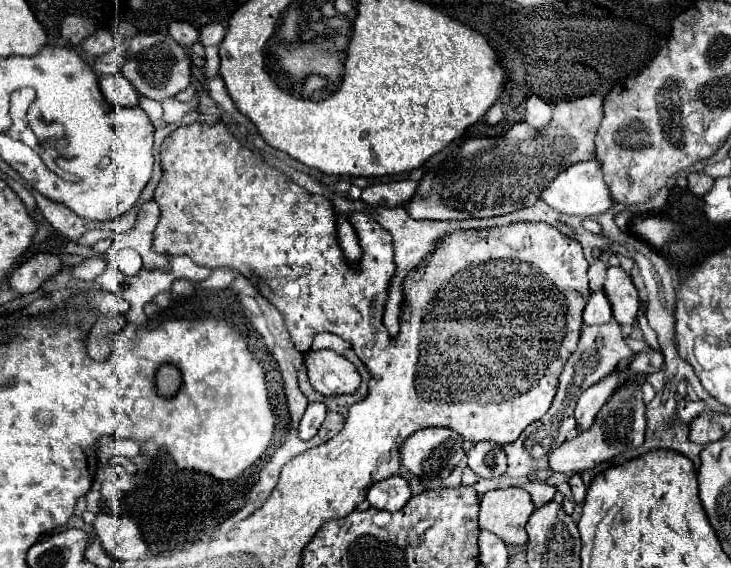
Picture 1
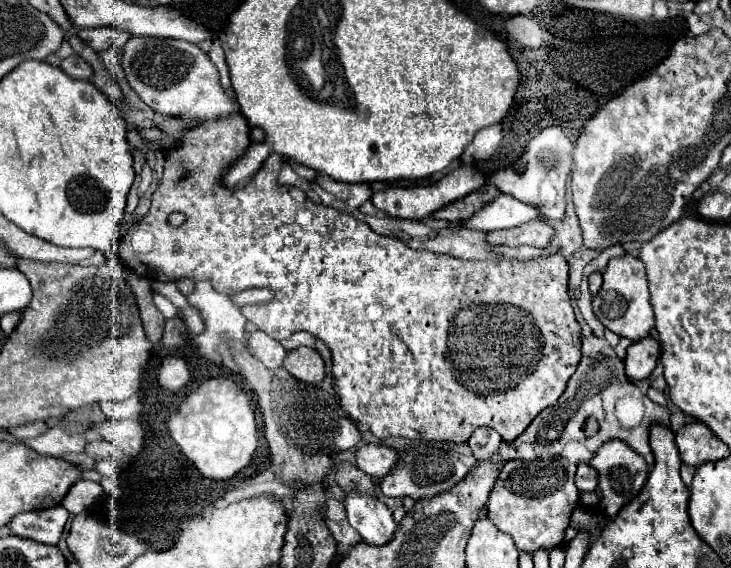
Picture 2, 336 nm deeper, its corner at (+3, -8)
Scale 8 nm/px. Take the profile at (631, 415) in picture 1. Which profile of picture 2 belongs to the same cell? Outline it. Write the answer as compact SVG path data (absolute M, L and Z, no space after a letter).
M610 440L604 444L598 454L590 460L590 466L598 470L600 474L600 492L602 492L602 510L608 518L614 518L626 504L630 504L642 490L648 478L648 466L640 454L636 454L632 448L628 448L620 440Z

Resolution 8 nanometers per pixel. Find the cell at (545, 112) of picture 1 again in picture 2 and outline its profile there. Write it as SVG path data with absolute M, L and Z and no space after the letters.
M558 126L544 128L536 138L532 138L528 142L528 148L524 152L524 158L526 158L524 174L514 176L514 180L498 180L498 172L494 172L490 182L496 188L500 188L500 192L512 194L520 202L526 202L526 204L532 204L534 208L538 208L542 218L562 220L564 210L566 210L566 200L564 200L566 180L568 180L568 176L572 172L572 164L574 164L572 150L574 150L574 144L570 142L570 138L564 134L562 128L558 128Z

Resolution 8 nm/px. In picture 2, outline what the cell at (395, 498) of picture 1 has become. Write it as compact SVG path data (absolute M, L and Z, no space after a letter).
M348 492L344 506L350 526L360 534L366 544L384 546L392 540L396 524L392 512L378 498L370 494Z

